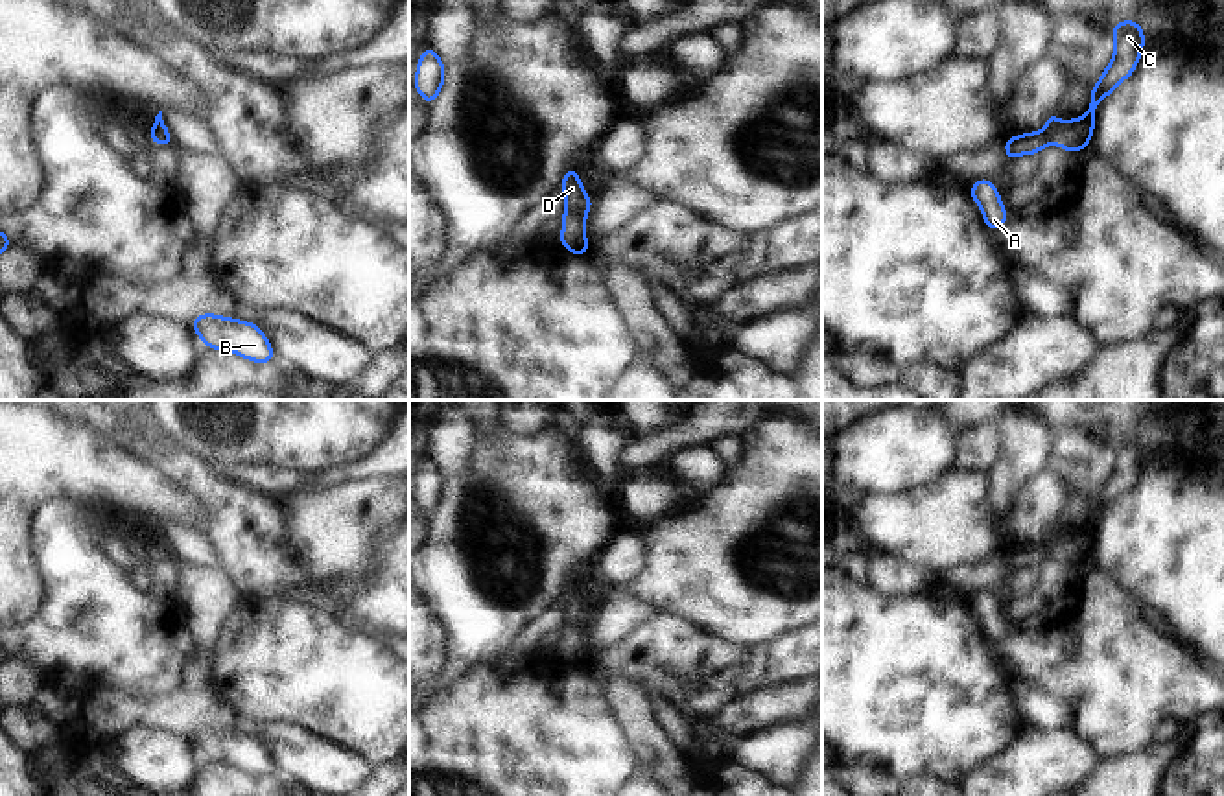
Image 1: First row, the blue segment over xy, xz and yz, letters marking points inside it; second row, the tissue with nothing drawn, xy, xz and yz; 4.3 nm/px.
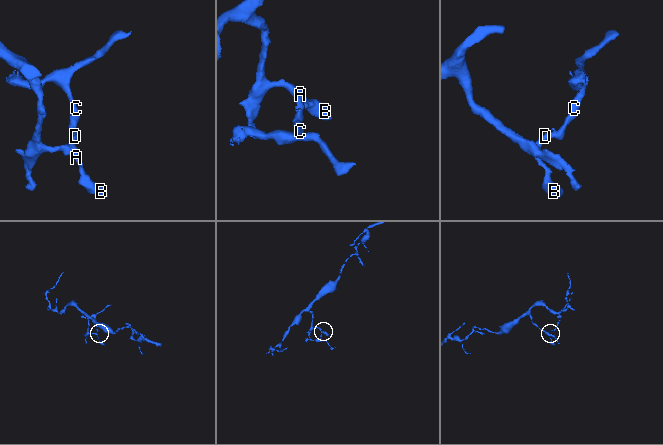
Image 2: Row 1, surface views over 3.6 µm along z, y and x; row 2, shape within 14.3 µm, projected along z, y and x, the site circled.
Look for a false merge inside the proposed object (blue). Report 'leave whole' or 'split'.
leave whole

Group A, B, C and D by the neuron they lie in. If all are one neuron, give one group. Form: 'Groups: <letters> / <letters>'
Groups: A B C D

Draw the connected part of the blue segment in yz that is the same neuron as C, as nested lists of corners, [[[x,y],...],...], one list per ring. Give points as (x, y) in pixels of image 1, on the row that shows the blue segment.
[[[1119,20],[1112,26],[1112,31],[1113,55],[1099,81],[1091,87],[1088,112],[1080,118],[1060,122],[1054,111],[1045,116],[1047,125],[1043,129],[1014,135],[1005,140],[1006,162],[1021,155],[1040,155],[1051,144],[1056,144],[1065,153],[1086,151],[1095,133],[1095,111],[1099,103],[1136,72],[1147,44],[1145,31],[1137,20]]]

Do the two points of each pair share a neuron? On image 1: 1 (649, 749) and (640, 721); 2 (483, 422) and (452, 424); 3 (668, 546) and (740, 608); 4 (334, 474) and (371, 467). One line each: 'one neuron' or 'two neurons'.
1: one neuron
2: two neurons
3: one neuron
4: one neuron

